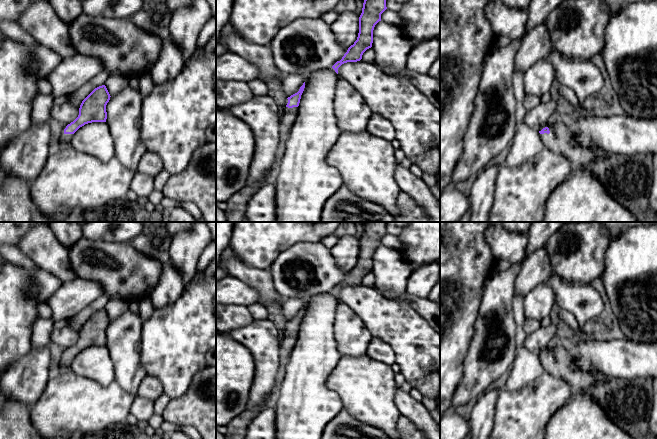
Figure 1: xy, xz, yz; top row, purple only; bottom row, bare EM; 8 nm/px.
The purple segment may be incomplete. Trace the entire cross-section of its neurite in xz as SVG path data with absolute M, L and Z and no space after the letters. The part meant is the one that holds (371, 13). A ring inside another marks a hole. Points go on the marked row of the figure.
M364 0L362 13L359 17L357 40L348 48L342 59L332 66L337 74L338 68L342 64L360 61L363 53L372 47L374 27L381 21L381 14L386 9L386 0Z

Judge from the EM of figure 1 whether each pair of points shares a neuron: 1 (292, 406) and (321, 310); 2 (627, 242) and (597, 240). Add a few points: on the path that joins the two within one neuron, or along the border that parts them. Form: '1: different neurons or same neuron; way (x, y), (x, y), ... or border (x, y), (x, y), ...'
1: same neuron; way (304, 382), (305, 372), (315, 355), (316, 334)
2: different neurons; border (616, 233), (605, 251), (603, 263)

